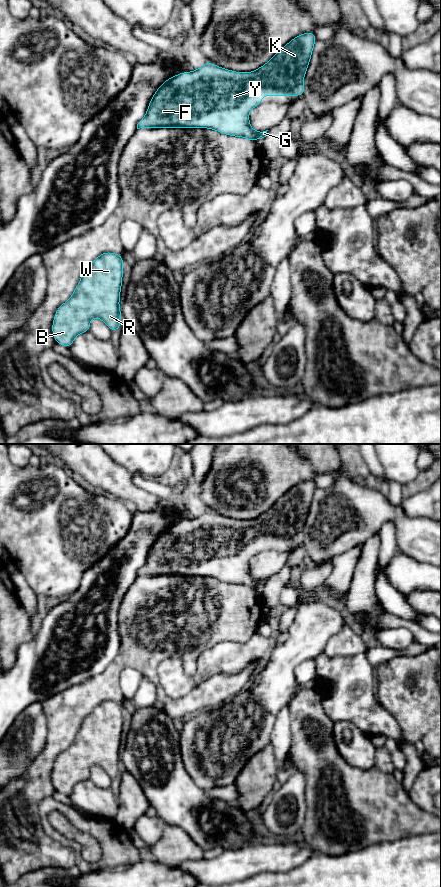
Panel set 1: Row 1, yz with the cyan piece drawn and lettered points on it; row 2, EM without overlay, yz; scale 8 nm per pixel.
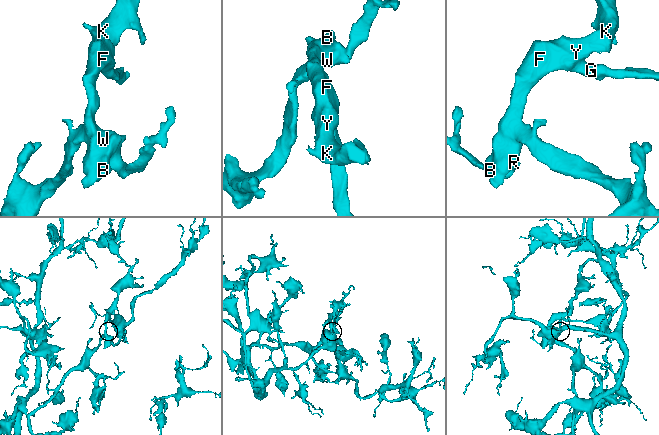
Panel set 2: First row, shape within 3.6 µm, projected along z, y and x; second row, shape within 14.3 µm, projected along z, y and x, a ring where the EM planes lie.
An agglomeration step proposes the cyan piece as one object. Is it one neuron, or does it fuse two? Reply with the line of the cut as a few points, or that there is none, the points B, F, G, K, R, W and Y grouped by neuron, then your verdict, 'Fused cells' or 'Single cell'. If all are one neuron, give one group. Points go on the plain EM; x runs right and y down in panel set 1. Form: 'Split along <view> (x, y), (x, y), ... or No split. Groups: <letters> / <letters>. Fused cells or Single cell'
No split. Groups: B F G K R W Y. Single cell

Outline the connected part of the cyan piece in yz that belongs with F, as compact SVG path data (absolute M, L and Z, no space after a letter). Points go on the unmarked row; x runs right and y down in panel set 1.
M314 480L300 482L288 490L263 514L252 520L236 520L206 510L191 520L181 520L169 525L152 544L143 567L137 572L140 576L207 576L225 583L243 585L251 590L264 586L267 579L256 579L250 574L250 559L261 552L262 544L303 544L304 524L317 488Z

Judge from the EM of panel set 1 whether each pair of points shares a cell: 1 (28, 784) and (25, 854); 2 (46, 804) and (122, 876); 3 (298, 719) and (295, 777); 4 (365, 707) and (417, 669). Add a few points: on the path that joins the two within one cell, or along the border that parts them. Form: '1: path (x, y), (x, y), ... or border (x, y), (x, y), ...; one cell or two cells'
1: path (25, 801), (25, 837); one cell
2: border (135, 862), (129, 865), (102, 867), (89, 873); two cells
3: border (295, 768), (299, 769), (304, 775), (304, 790); two cells
4: border (375, 674), (376, 697), (392, 715); two cells

